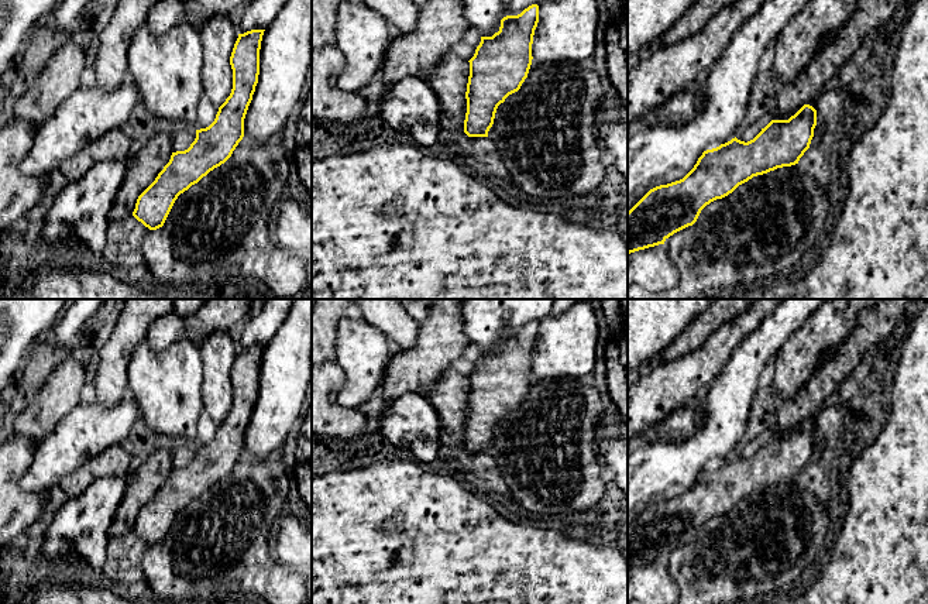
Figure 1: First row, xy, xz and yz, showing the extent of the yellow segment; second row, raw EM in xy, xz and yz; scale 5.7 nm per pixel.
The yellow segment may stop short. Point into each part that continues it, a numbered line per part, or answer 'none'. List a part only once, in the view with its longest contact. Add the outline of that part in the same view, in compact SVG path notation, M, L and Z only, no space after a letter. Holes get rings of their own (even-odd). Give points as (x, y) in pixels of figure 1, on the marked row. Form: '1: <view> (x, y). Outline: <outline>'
1: xz (449, 79). Outline: M454 52L444 55L433 71L420 76L433 89L441 106L440 126L443 130L464 131L468 76L470 62Z

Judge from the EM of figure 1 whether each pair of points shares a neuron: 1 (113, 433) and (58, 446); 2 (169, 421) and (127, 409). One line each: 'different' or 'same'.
1: same
2: different

